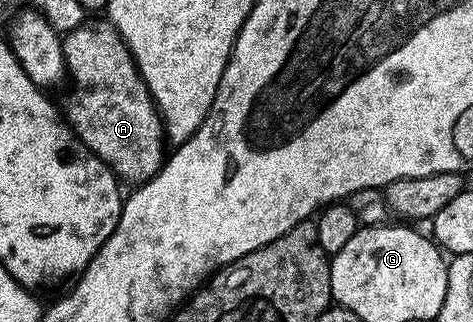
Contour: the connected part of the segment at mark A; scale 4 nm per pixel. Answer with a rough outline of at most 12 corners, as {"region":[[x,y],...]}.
{"region":[[124,39],[62,42],[72,132],[132,185],[166,158],[164,122]]}

